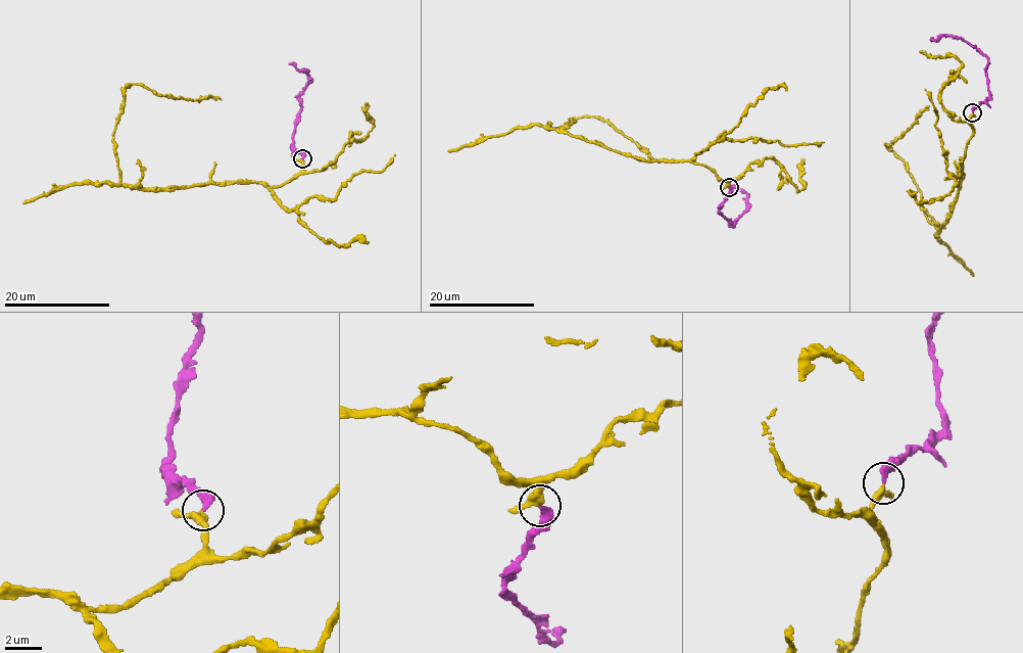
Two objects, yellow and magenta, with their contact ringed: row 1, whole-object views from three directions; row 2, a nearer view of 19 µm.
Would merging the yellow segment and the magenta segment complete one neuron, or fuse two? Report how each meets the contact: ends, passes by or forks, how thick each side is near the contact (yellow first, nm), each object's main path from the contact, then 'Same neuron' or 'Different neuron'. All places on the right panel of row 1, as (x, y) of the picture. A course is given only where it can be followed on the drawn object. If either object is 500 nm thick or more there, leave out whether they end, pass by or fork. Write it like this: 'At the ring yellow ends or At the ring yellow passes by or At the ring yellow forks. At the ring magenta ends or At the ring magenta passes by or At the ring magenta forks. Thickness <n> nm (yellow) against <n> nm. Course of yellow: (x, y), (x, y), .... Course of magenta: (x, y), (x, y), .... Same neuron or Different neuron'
At the ring yellow passes by. At the ring magenta ends. Thickness 320 nm (yellow) against 360 nm. Course of yellow: (972, 112), (964, 177), (952, 214), (938, 229), (908, 166), (885, 143), (928, 106). Course of magenta: (972, 112), (975, 105), (989, 96), (987, 58), (957, 37), (942, 37), (931, 41). Same neuron

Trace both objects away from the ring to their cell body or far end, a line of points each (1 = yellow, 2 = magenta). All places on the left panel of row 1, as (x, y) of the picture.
1: (302, 158), (294, 177), (279, 185), (160, 191), (122, 184), (113, 131), (127, 88), (222, 99)
2: (302, 158), (301, 152), (292, 145), (295, 121), (308, 79), (306, 72), (288, 63)

